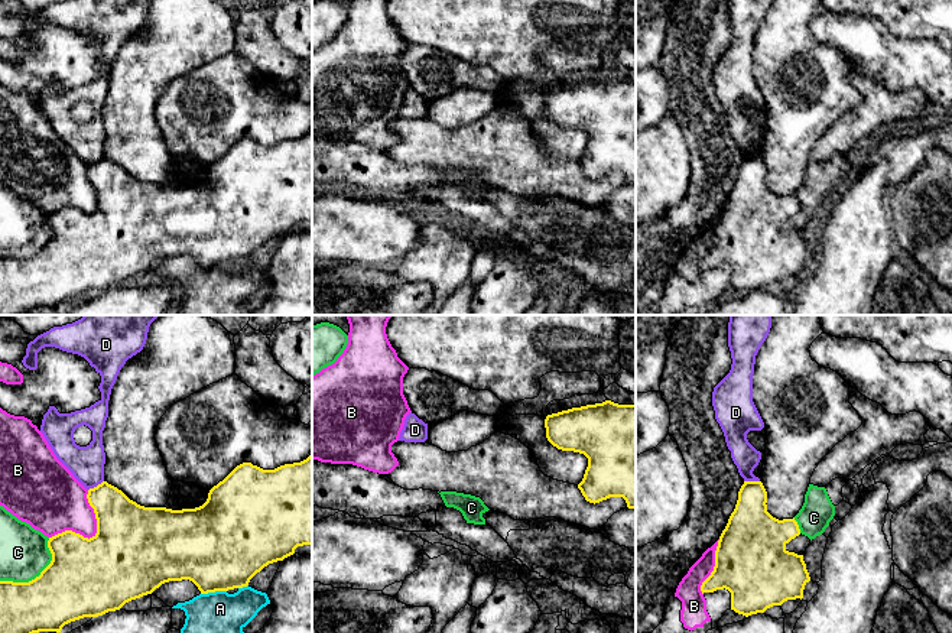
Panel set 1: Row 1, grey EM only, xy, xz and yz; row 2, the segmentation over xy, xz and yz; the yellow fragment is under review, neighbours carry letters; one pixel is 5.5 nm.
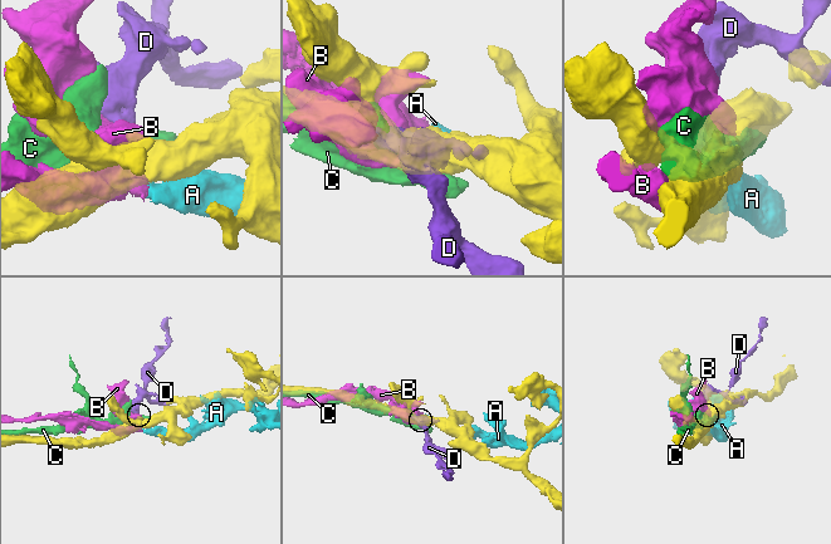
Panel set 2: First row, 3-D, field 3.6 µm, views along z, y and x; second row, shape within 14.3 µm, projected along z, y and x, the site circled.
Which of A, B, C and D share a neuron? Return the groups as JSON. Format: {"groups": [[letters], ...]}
{"groups": [["A", "B"], ["C"], ["D"]]}

